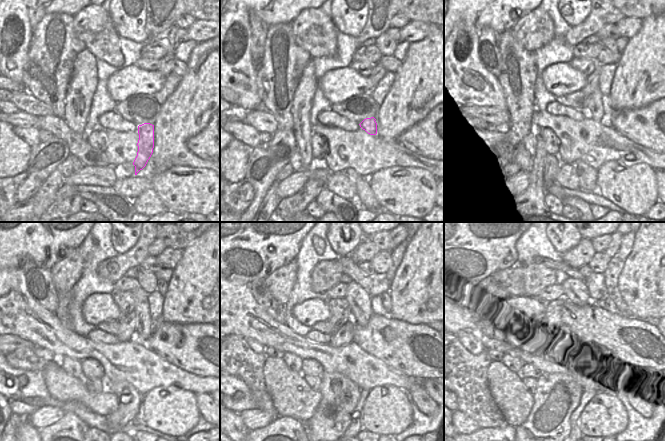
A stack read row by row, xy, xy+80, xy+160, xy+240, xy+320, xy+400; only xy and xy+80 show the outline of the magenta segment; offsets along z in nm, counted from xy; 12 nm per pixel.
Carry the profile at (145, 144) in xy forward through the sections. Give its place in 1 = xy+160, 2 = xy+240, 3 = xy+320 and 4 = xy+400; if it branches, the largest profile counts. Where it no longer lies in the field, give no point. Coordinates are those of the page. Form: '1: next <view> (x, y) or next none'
1: next xy+160 (596, 105)
2: next xy+240 (145, 323)
3: next xy+320 (359, 300)
4: next xy+400 (575, 292)

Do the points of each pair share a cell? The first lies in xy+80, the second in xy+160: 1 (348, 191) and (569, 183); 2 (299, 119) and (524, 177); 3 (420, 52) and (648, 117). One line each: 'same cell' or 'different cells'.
1: same cell
2: same cell
3: different cells

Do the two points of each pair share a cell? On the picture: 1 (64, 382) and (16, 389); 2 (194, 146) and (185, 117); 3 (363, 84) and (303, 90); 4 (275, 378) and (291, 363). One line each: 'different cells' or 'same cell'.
1: different cells
2: different cells
3: different cells
4: different cells

